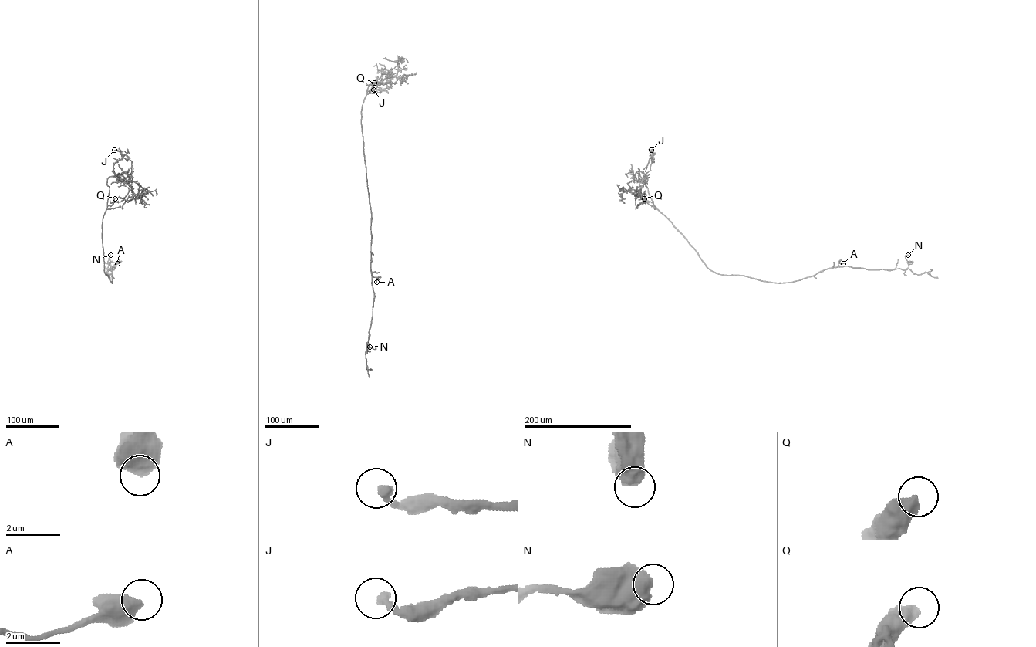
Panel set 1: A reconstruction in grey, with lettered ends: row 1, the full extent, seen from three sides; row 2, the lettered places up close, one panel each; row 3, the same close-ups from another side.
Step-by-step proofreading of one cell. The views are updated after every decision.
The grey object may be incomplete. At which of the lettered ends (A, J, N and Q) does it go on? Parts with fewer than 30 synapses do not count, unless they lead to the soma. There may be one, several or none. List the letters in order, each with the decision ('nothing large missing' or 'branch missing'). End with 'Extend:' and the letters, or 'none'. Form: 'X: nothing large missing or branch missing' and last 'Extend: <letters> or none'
A: nothing large missing
J: nothing large missing
N: nothing large missing
Q: nothing large missing
Extend: none

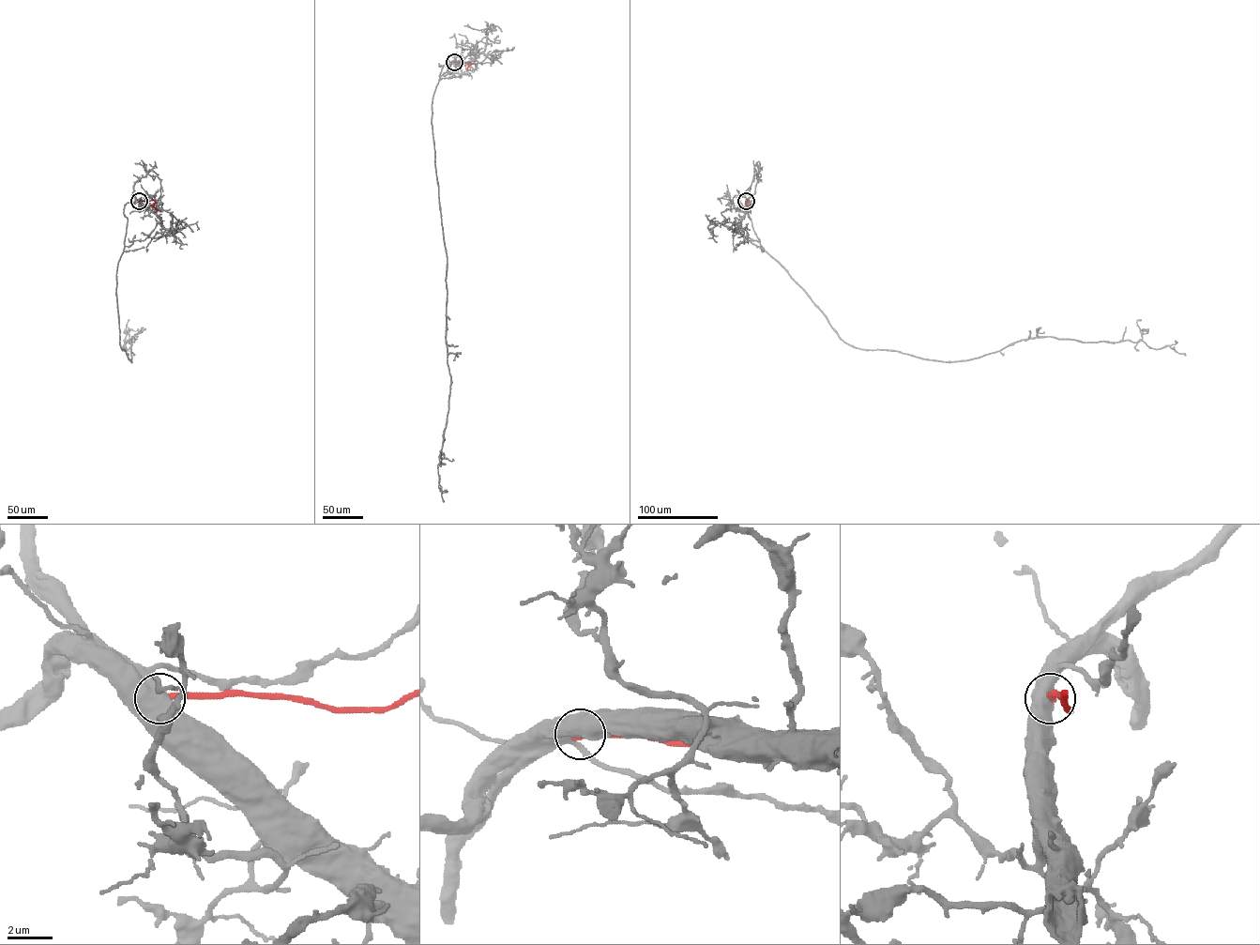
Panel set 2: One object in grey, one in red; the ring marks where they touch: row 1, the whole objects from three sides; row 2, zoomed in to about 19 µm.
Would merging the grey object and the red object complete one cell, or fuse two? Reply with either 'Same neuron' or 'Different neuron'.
Different neuron

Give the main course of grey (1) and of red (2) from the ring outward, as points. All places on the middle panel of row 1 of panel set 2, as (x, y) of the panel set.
1: (454, 62), (439, 63), (443, 68), (432, 103), (446, 253), (446, 342), (451, 382), (437, 465), (443, 501)
2: (454, 62), (470, 62), (465, 68)

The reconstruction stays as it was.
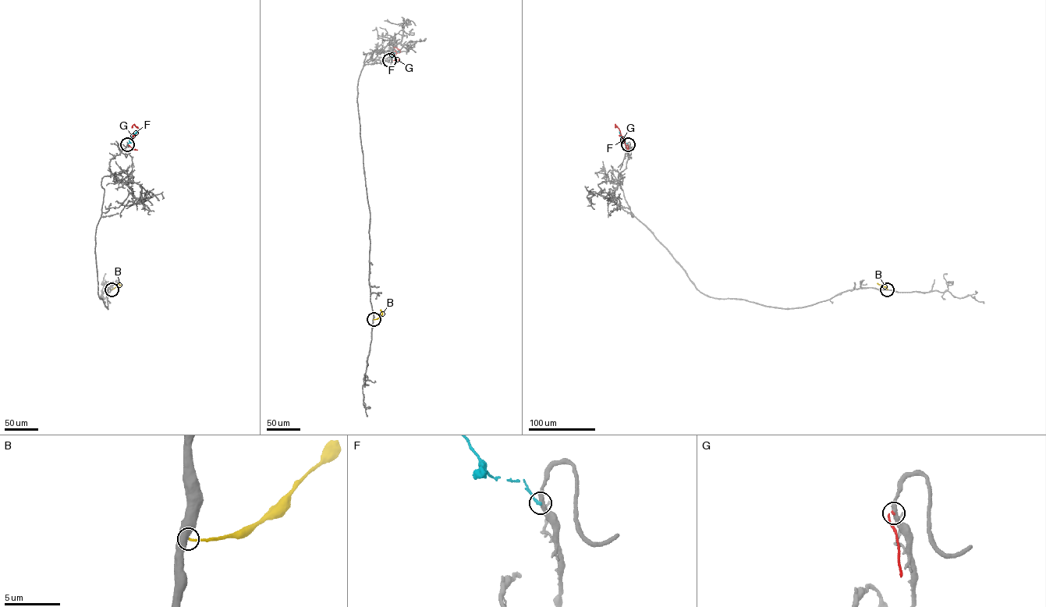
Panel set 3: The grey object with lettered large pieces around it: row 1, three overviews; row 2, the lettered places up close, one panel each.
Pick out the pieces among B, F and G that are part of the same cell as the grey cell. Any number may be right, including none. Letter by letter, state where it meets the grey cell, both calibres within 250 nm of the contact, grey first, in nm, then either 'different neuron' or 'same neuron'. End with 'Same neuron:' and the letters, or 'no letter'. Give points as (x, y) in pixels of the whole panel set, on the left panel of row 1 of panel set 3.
B: (111, 289) | 550/220 nm | different neuron
F: (127, 144) | 400/240 nm | different neuron
G: (127, 144) | 360/140 nm | different neuron
Same neuron: no letter

